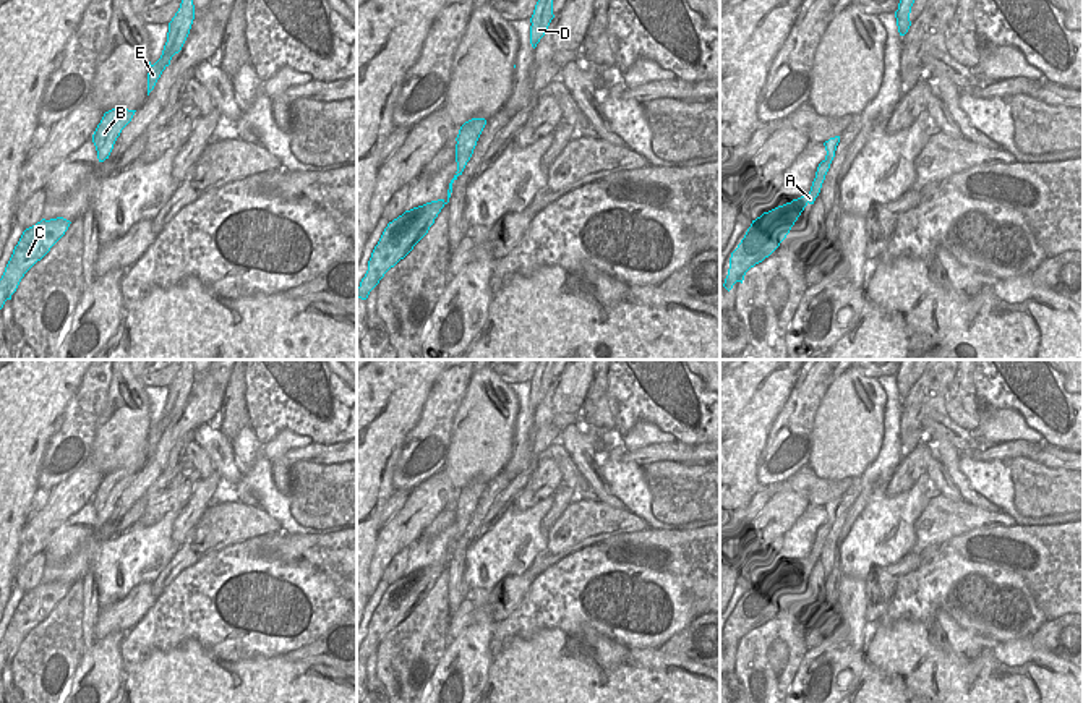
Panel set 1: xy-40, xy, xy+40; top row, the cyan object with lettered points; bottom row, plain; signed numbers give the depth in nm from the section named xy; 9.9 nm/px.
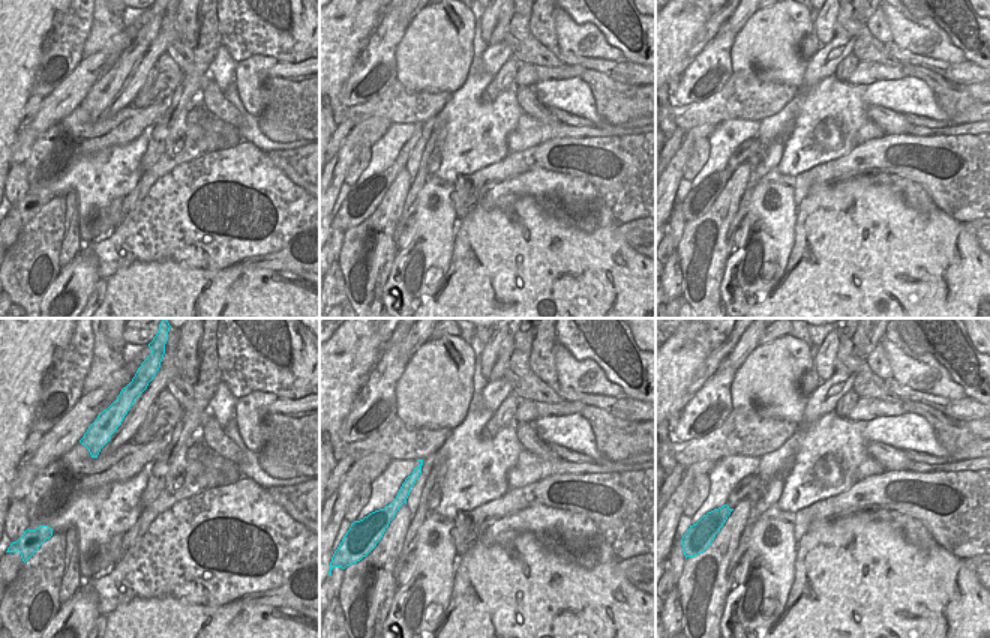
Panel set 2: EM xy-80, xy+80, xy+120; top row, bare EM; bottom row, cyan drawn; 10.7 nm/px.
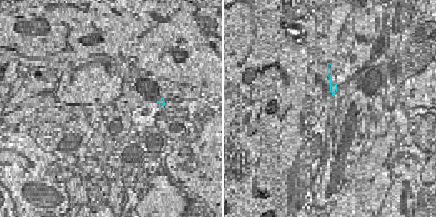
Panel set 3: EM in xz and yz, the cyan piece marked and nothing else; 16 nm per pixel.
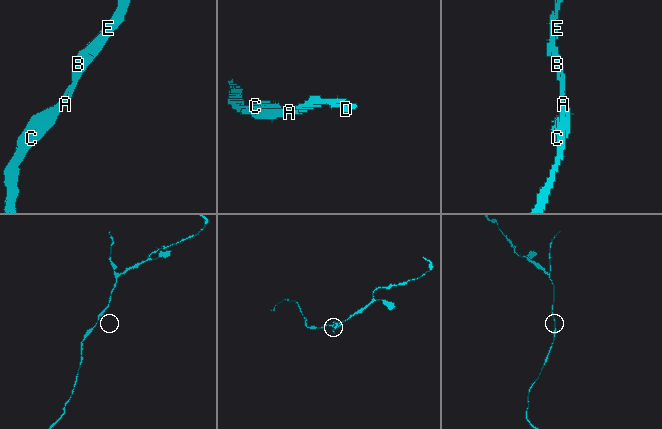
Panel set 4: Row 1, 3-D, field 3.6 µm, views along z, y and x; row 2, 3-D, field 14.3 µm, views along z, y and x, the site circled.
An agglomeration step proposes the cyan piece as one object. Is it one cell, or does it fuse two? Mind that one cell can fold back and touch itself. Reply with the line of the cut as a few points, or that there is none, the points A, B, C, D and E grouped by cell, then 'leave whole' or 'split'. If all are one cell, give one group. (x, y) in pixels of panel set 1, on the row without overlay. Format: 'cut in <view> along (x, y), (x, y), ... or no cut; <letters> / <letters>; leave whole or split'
no cut; A B C D E; leave whole

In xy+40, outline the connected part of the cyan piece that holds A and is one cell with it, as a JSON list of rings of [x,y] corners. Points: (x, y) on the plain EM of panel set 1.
[[[840,499],[830,501],[824,505],[827,518],[817,530],[815,541],[807,559],[793,562],[791,565],[764,575],[760,580],[752,583],[744,601],[731,616],[728,638],[723,646],[728,654],[736,645],[743,646],[746,635],[768,620],[780,609],[804,570],[807,567],[814,567],[835,520],[838,505]]]

